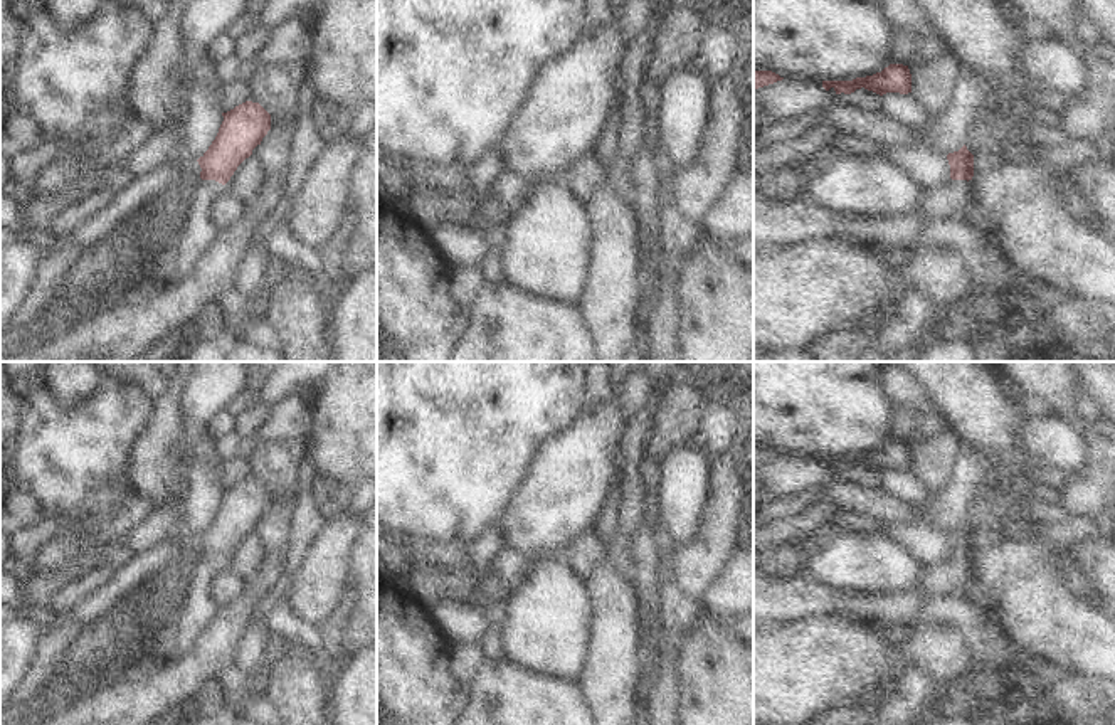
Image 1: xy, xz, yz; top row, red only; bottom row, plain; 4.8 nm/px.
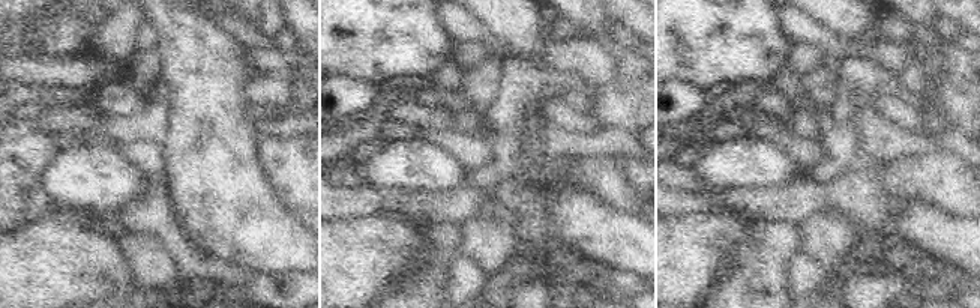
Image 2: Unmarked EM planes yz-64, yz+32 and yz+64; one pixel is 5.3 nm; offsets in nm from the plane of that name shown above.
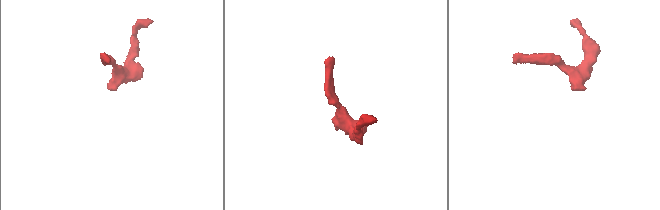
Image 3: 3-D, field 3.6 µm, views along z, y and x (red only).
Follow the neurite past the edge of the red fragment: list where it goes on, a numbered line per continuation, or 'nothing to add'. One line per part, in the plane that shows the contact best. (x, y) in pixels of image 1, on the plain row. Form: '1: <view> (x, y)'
1: xy (197, 609).

